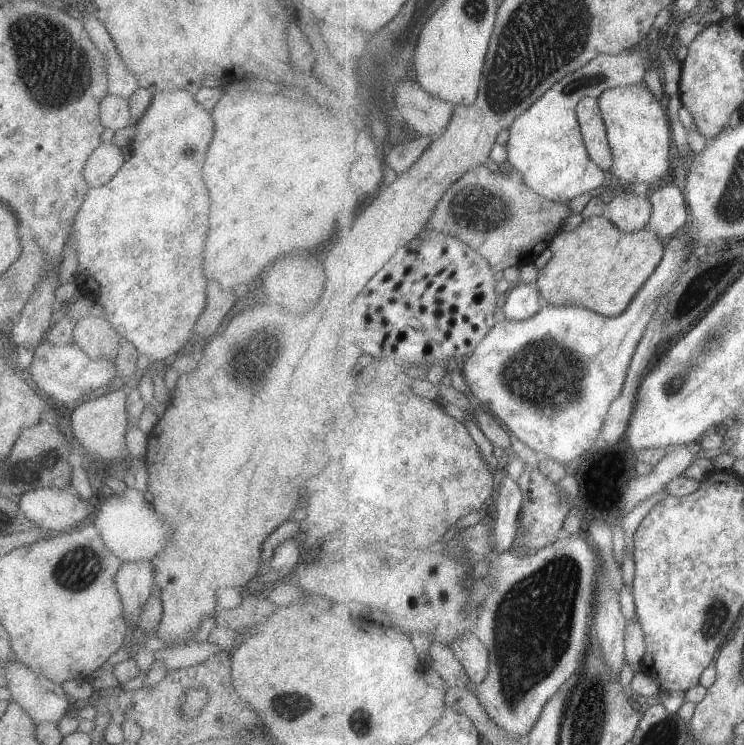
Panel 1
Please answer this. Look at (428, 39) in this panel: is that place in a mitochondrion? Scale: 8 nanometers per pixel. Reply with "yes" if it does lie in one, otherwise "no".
no

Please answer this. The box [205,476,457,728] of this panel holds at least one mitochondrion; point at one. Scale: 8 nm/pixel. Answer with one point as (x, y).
(291, 704)

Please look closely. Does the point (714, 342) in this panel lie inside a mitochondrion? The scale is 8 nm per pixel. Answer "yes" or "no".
yes

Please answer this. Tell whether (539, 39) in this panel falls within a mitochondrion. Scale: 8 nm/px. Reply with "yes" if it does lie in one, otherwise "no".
yes

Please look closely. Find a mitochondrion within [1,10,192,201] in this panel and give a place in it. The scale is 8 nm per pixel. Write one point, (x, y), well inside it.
(42, 90)

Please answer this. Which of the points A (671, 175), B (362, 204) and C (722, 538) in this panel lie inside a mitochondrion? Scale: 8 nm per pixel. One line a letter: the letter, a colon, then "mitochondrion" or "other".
A: other
B: other
C: other

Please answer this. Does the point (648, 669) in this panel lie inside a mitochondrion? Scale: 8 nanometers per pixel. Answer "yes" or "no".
no

